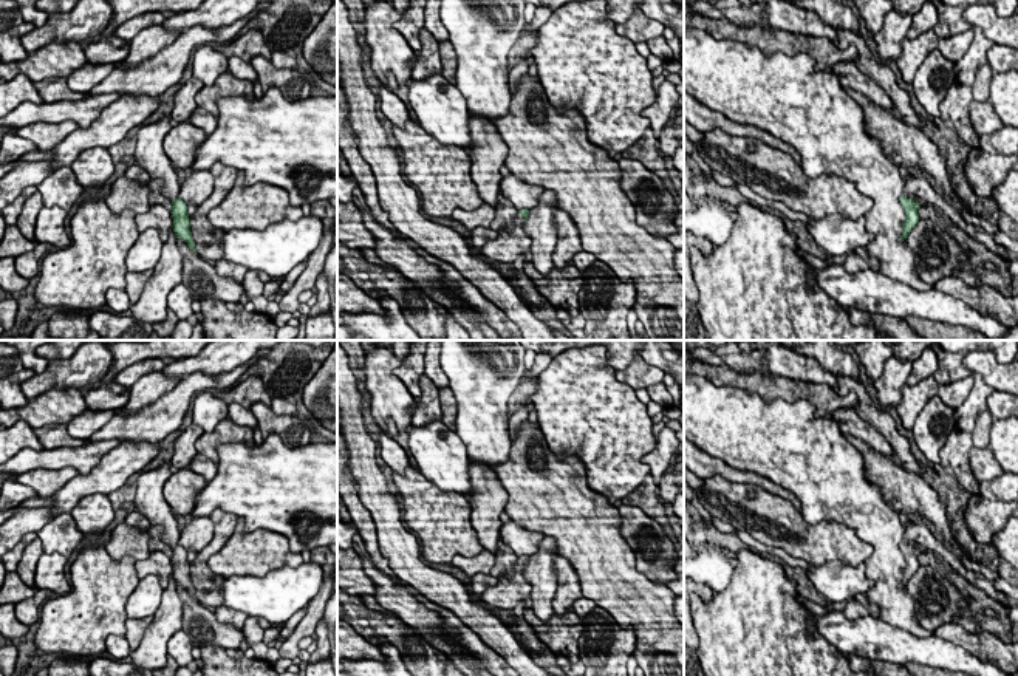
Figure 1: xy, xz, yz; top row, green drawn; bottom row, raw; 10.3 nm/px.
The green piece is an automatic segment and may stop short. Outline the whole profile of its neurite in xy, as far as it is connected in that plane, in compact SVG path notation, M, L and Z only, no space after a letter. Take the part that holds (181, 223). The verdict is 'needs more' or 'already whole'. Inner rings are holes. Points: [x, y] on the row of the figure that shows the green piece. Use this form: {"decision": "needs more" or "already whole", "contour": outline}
{"decision": "needs more", "contour": "M162 116L159 121L138 127L135 162L139 164L150 179L161 179L161 192L172 201L172 218L175 237L184 240L192 252L196 254L195 241L190 232L190 218L186 203L178 196L181 183L175 167L164 152L164 136L175 125L173 119Z"}

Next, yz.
{"decision": "needs more", "contour": "M919 172L916 176L908 175L904 183L904 195L899 198L899 201L904 207L907 218L902 224L900 241L907 240L911 229L921 220L917 213L917 209L921 206L917 201L913 200L914 196L925 201L927 204L938 207L942 215L948 217L953 224L959 226L962 230L970 230L970 224L961 217L953 204L950 204L945 196L936 193L927 178L924 178Z"}

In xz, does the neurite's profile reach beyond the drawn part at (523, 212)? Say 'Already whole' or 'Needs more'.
Needs more

